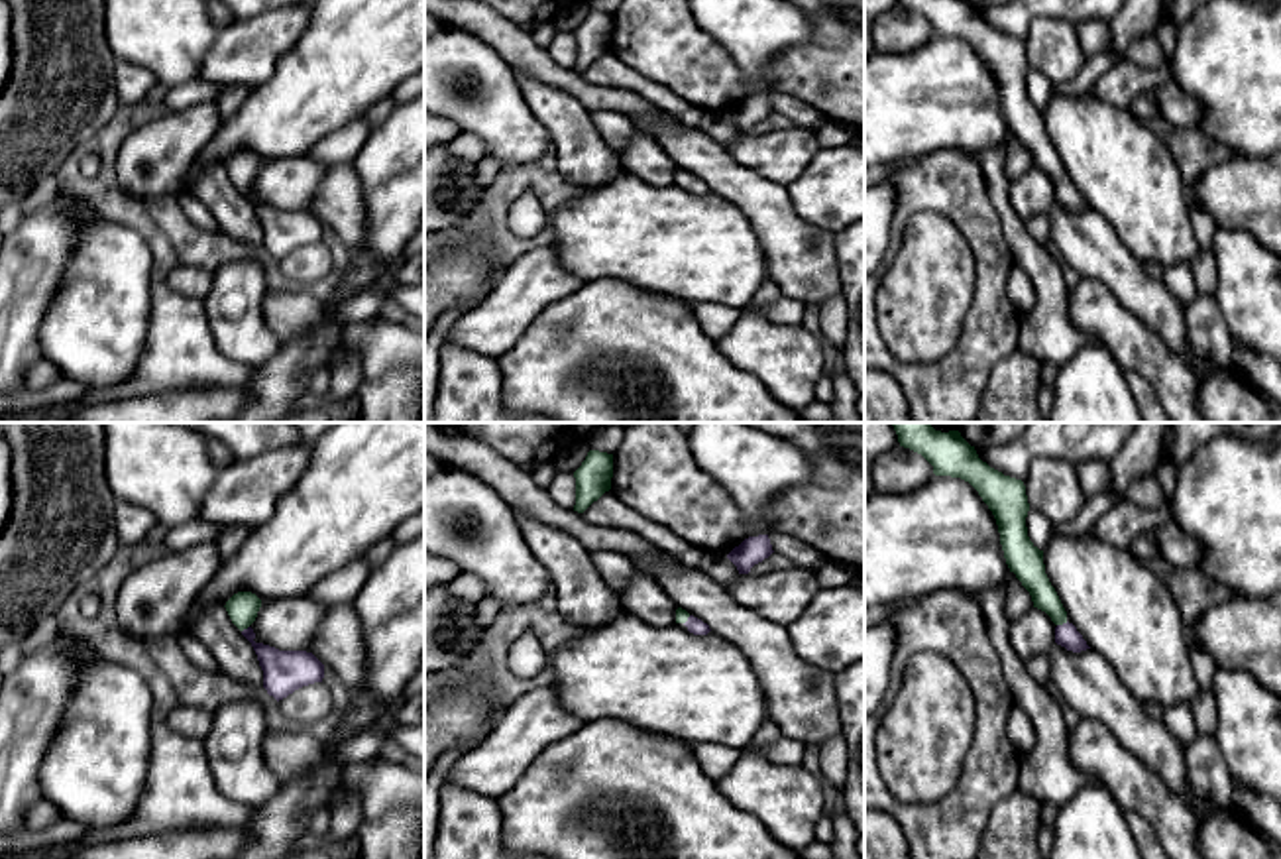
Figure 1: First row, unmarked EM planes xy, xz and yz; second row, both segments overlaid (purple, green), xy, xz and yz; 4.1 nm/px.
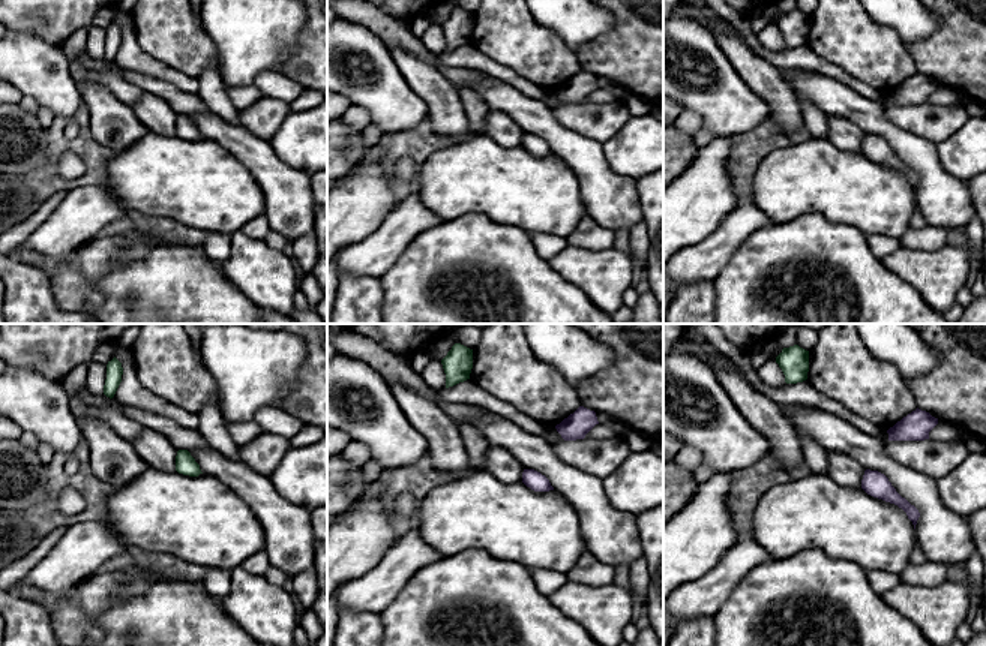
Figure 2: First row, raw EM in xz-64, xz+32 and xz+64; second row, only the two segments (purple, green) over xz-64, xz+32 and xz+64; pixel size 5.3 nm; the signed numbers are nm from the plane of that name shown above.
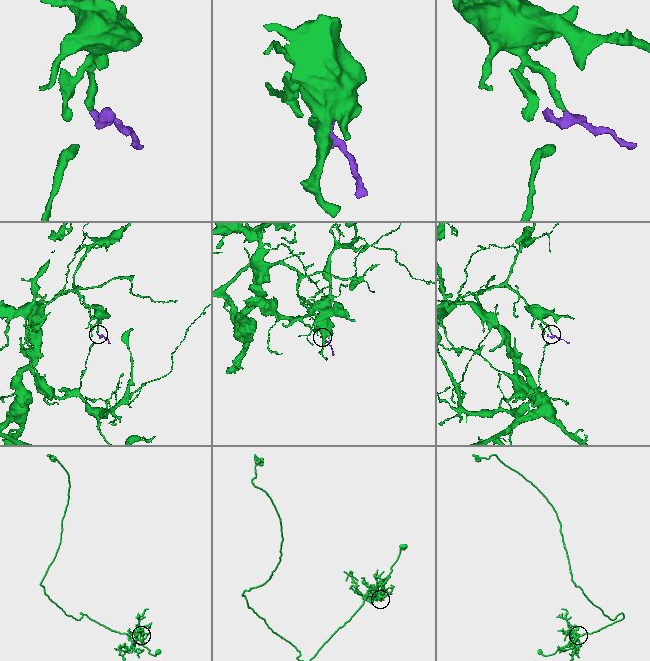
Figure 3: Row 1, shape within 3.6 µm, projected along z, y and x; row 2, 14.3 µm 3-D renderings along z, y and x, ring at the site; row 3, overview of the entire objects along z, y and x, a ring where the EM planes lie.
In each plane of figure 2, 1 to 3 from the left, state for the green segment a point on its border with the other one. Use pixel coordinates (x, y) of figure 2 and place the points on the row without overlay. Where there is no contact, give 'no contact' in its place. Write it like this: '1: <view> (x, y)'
1: no contact
2: no contact
3: no contact

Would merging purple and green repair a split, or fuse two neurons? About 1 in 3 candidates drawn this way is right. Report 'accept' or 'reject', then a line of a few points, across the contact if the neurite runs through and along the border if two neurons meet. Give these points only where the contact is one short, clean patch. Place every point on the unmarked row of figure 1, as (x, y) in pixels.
accept; line yz (1065, 195), (1063, 183), (1030, 132)

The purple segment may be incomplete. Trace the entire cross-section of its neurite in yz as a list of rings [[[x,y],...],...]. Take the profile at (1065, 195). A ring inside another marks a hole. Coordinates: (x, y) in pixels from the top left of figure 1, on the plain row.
[[[967,0],[898,2],[921,14],[933,26],[935,35],[961,37],[978,51],[996,79],[1010,132],[1030,151],[1033,167],[1045,171],[1057,185],[1055,202],[1073,212],[1090,208],[1077,187],[1067,181],[1067,171],[1045,134],[1043,110],[1028,96],[1030,63],[1024,41],[990,28]]]

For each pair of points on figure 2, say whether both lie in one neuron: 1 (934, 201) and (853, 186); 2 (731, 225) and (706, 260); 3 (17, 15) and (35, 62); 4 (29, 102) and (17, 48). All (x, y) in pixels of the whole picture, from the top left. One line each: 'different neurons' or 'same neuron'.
1: different neurons
2: same neuron
3: different neurons
4: different neurons

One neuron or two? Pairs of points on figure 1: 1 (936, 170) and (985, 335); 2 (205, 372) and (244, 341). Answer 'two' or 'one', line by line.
1: one
2: two

